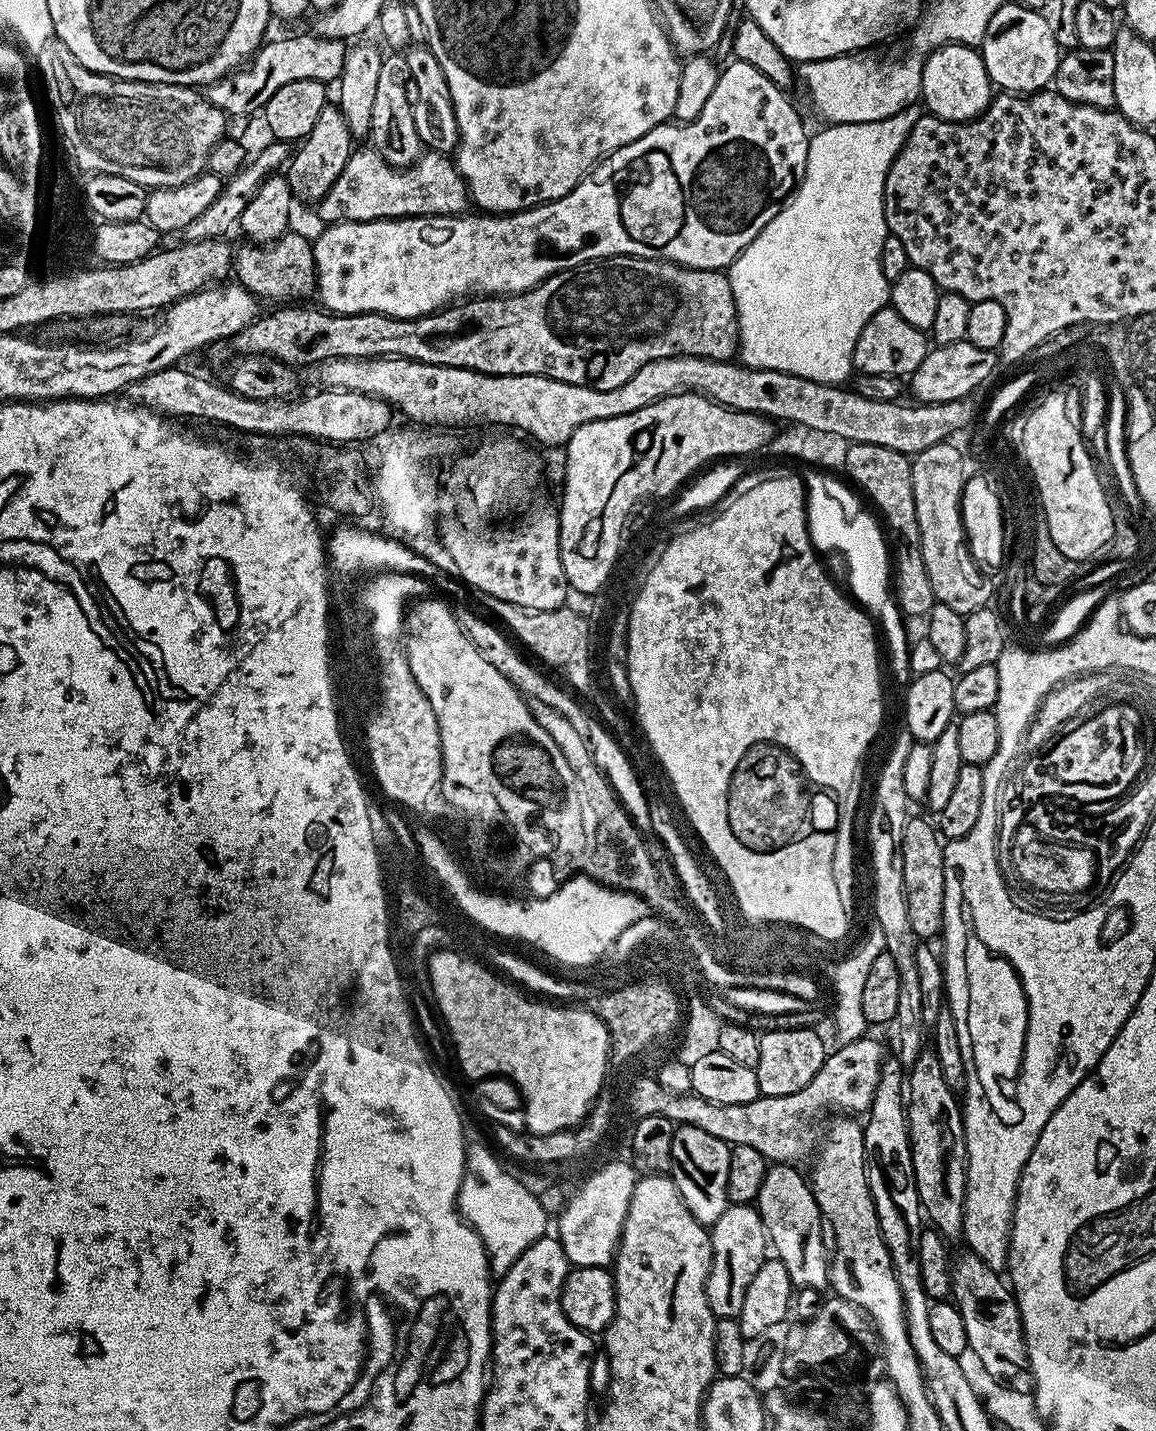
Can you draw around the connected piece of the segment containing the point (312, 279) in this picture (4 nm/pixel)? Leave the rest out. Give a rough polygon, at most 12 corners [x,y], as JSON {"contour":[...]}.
{"contour":[[289,230],[244,242],[234,276],[253,296],[316,292],[313,241]]}

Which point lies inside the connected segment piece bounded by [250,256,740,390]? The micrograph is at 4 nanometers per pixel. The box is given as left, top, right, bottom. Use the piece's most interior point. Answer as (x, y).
(596, 324)

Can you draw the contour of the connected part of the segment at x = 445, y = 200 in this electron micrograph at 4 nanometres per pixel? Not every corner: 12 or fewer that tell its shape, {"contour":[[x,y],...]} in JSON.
{"contour":[[353,151],[315,205],[325,225],[459,216],[468,186],[451,155],[406,168]]}

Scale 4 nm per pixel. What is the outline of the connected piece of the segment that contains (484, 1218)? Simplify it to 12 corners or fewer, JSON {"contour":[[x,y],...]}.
{"contour":[[488,1148],[464,1153],[458,1211],[499,1278],[545,1235],[539,1195]]}

